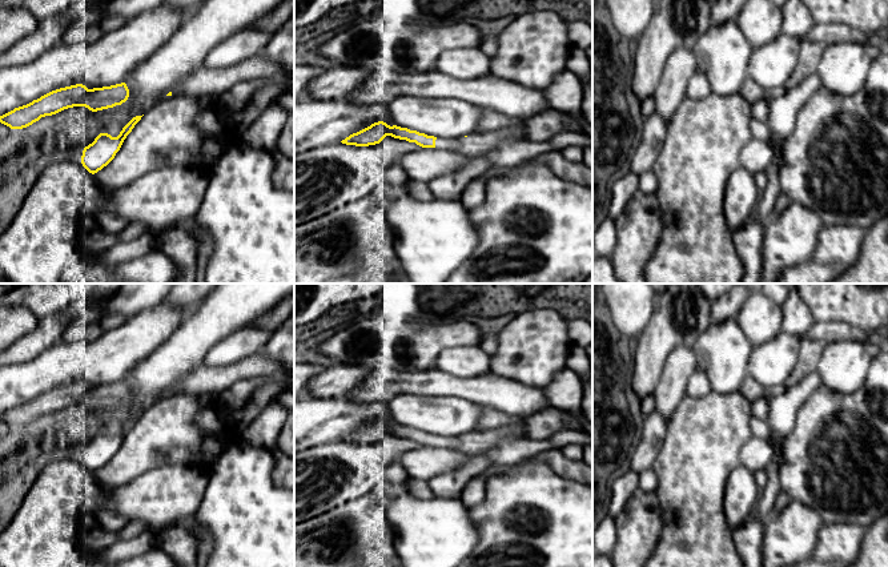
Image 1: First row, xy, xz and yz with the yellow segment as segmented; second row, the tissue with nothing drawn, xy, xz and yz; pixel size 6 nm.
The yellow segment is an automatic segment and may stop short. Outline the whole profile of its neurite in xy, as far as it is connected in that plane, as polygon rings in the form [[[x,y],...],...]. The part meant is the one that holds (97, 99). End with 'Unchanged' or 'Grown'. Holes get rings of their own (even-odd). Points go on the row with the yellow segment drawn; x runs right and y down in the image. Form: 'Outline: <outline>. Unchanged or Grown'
Outline: [[[125,83],[88,89],[83,84],[76,84],[52,91],[32,102],[15,108],[0,116],[0,122],[11,129],[23,129],[41,117],[56,114],[73,106],[85,106],[92,112],[121,105],[129,97]]]. Unchanged

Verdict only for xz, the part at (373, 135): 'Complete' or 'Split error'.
Split error

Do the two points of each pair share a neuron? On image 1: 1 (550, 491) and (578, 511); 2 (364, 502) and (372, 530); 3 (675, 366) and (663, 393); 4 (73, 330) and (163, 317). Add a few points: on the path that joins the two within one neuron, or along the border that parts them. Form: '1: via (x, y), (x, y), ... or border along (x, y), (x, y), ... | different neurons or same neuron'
1: via (557, 498), (571, 511) | same neuron
2: via (364, 509), (365, 523) | same neuron
3: via (675, 373), (674, 382), (670, 386) | same neuron
4: border along (104, 330), (92, 340), (73, 342) | different neurons

